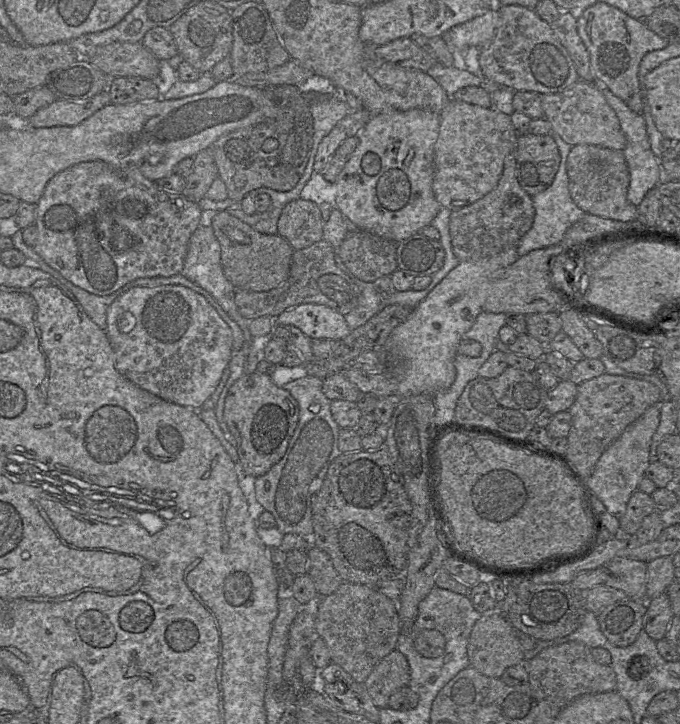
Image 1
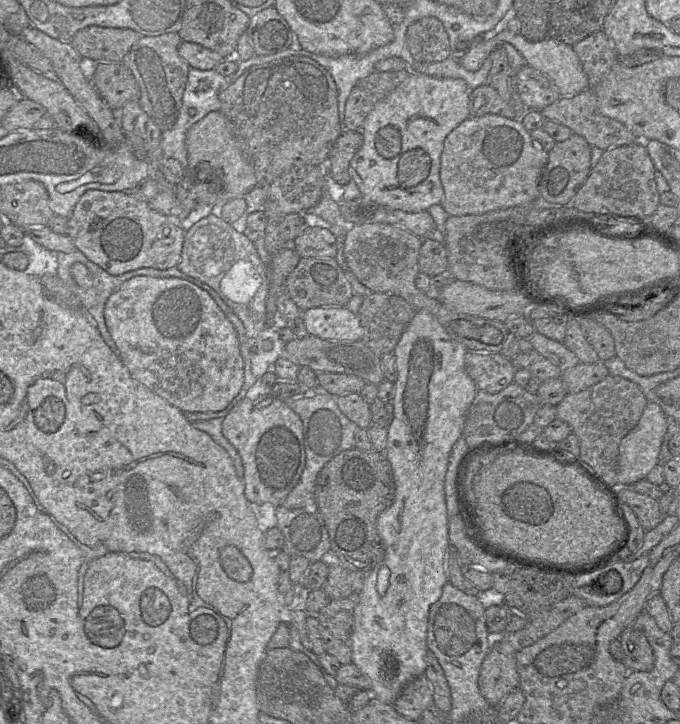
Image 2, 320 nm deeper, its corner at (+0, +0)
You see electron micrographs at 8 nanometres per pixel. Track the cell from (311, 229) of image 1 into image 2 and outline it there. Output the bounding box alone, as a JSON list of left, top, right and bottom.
[294,226,337,258]

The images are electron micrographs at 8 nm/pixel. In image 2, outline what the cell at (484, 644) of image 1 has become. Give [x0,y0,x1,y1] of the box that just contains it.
[478,643,519,706]

